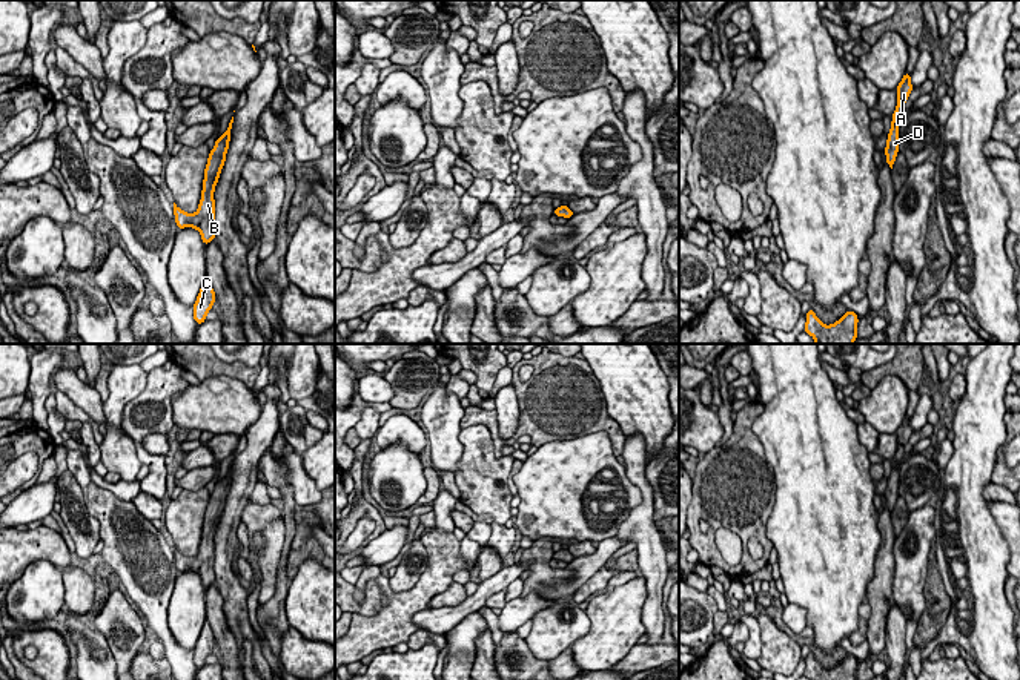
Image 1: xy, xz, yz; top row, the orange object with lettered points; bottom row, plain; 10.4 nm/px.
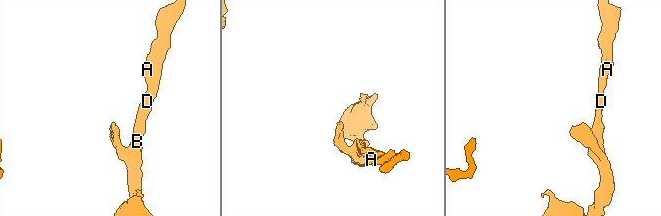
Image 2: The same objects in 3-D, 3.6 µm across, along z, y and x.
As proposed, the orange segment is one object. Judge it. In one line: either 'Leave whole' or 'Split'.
Leave whole

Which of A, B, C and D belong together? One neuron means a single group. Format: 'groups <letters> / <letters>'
groups A B C D

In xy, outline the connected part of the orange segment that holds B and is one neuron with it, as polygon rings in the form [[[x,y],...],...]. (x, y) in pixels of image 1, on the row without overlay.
[[[233,460],[229,467],[227,474],[220,482],[217,482],[215,490],[209,497],[207,508],[204,513],[203,534],[201,534],[198,554],[195,557],[186,557],[174,546],[174,559],[175,559],[177,571],[197,573],[201,577],[201,583],[204,589],[215,583],[214,536],[226,505],[226,496],[229,493],[232,467],[233,467]]]

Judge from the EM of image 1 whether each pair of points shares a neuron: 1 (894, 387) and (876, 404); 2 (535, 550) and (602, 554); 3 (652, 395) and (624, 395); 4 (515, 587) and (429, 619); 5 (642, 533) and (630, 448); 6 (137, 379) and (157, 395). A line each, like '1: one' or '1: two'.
1: one
2: one
3: one
4: two
5: one
6: two

